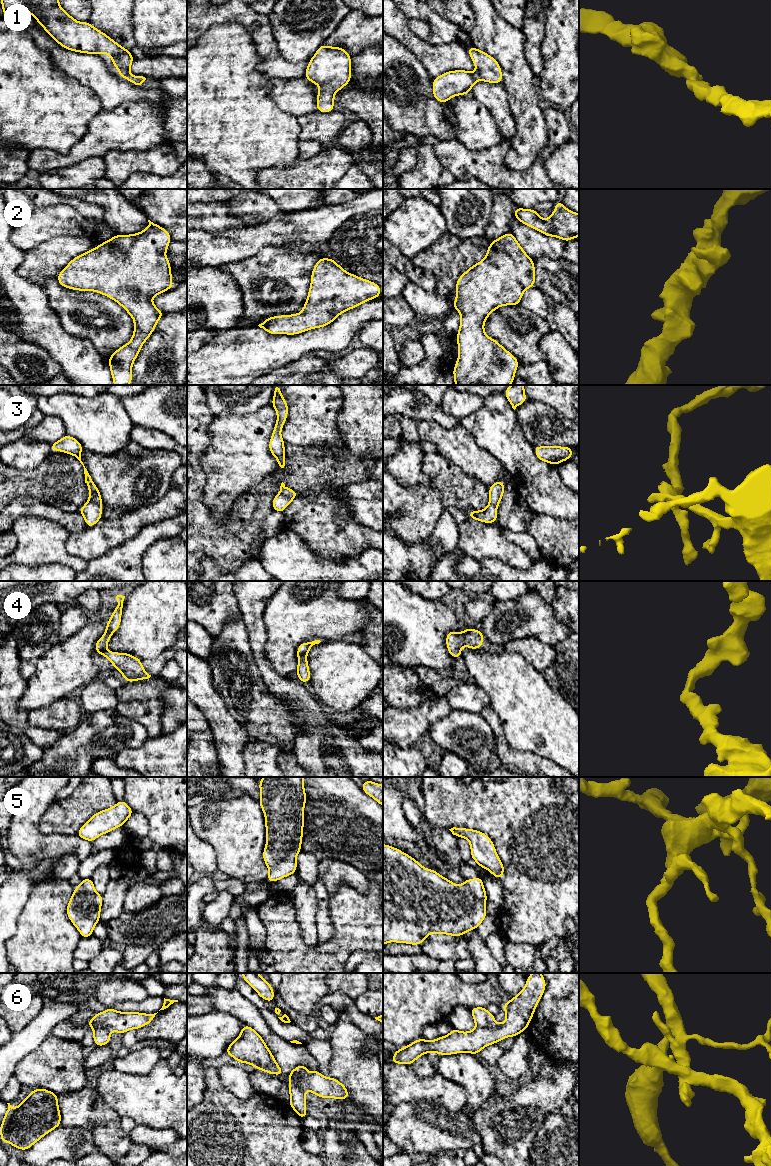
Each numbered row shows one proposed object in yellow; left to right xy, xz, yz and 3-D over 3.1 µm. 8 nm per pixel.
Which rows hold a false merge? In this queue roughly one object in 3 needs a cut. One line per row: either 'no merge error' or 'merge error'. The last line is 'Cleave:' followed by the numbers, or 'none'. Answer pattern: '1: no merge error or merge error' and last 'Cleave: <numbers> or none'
1: no merge error
2: no merge error
3: no merge error
4: no merge error
5: no merge error
6: merge error
Cleave: 6

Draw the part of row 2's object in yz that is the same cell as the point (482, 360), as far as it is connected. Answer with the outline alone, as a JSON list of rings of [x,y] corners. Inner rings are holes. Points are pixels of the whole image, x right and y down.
[[[511,232],[490,242],[486,257],[458,278],[456,300],[452,302],[461,315],[456,335],[458,360],[453,368],[455,385],[510,385],[514,381],[519,361],[498,341],[485,334],[484,323],[500,306],[520,304],[523,292],[534,286],[534,261]]]

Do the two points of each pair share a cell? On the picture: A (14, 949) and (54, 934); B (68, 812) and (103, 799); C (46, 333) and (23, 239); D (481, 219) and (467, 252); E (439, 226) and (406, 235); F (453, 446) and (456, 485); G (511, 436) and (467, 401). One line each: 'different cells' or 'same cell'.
A: same cell
B: same cell
C: different cells
D: different cells
E: same cell
F: different cells
G: different cells

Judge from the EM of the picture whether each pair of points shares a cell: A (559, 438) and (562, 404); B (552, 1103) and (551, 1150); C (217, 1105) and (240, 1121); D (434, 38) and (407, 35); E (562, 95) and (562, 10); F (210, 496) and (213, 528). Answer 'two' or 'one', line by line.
A: two
B: two
C: one
D: two
E: one
F: two

